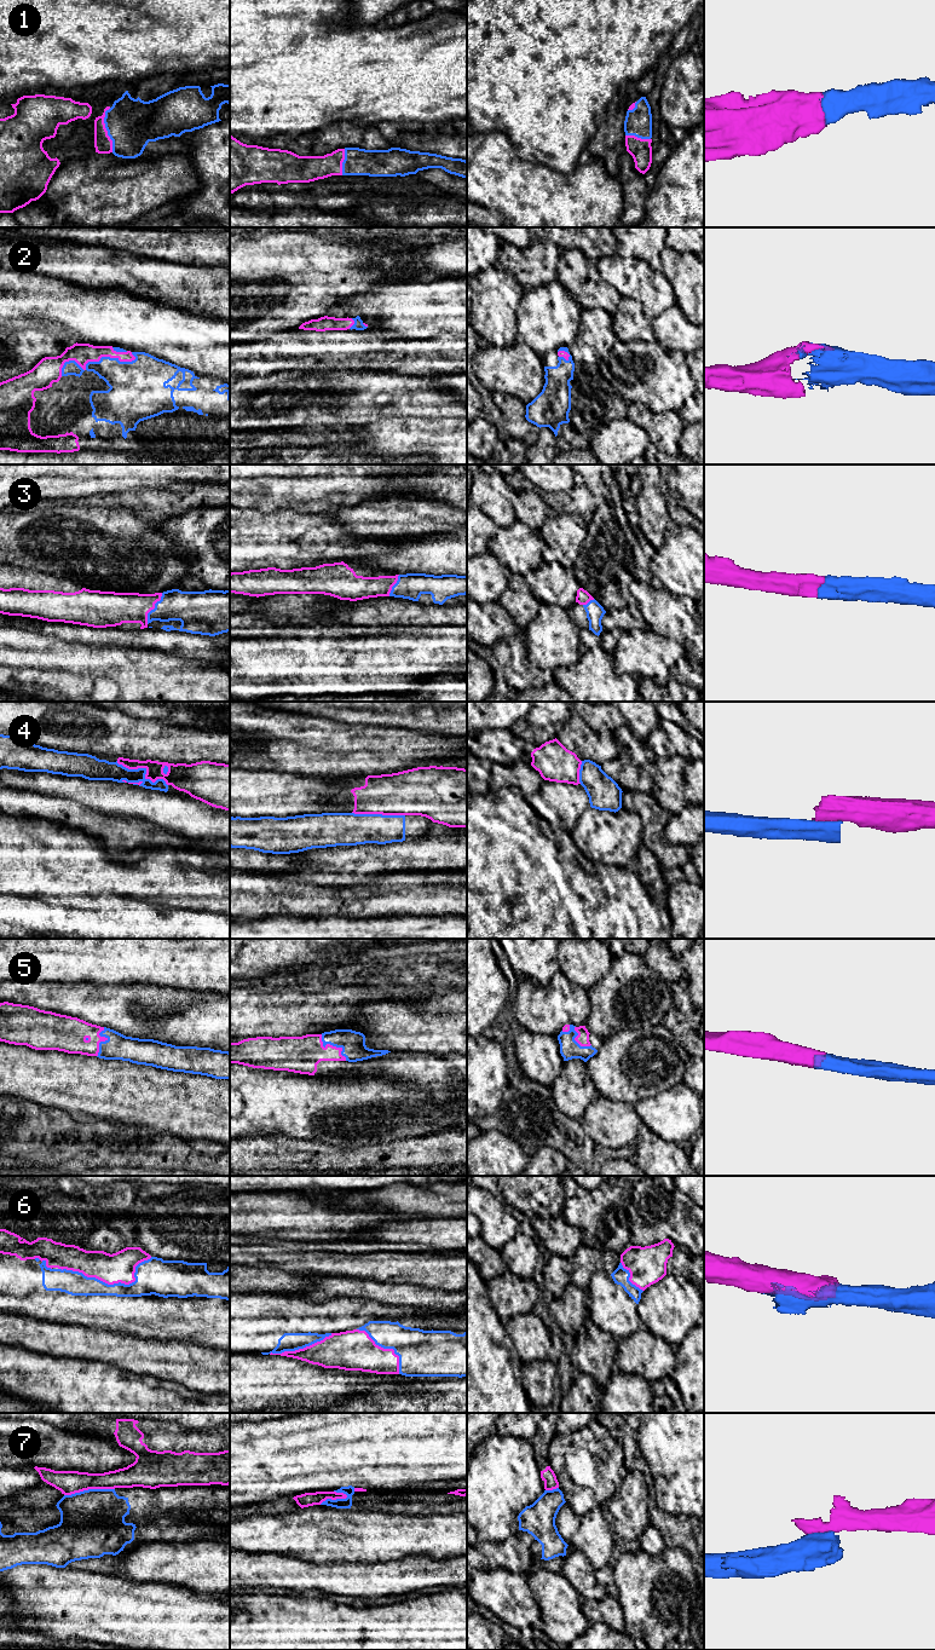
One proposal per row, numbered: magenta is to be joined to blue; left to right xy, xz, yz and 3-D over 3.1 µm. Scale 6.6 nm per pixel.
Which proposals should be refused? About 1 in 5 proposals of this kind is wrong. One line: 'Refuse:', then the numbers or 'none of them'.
Refuse: 4, 7

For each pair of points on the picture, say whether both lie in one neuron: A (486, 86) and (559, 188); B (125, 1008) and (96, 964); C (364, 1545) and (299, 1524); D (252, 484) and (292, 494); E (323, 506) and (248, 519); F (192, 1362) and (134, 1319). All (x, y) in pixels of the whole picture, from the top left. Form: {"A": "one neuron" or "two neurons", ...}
{"A": "two neurons", "B": "two neurons", "C": "one neuron", "D": "one neuron", "E": "two neurons", "F": "two neurons"}

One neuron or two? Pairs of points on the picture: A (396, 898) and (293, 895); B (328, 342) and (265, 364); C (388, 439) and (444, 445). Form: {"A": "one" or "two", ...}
{"A": "one", "B": "one", "C": "one"}

